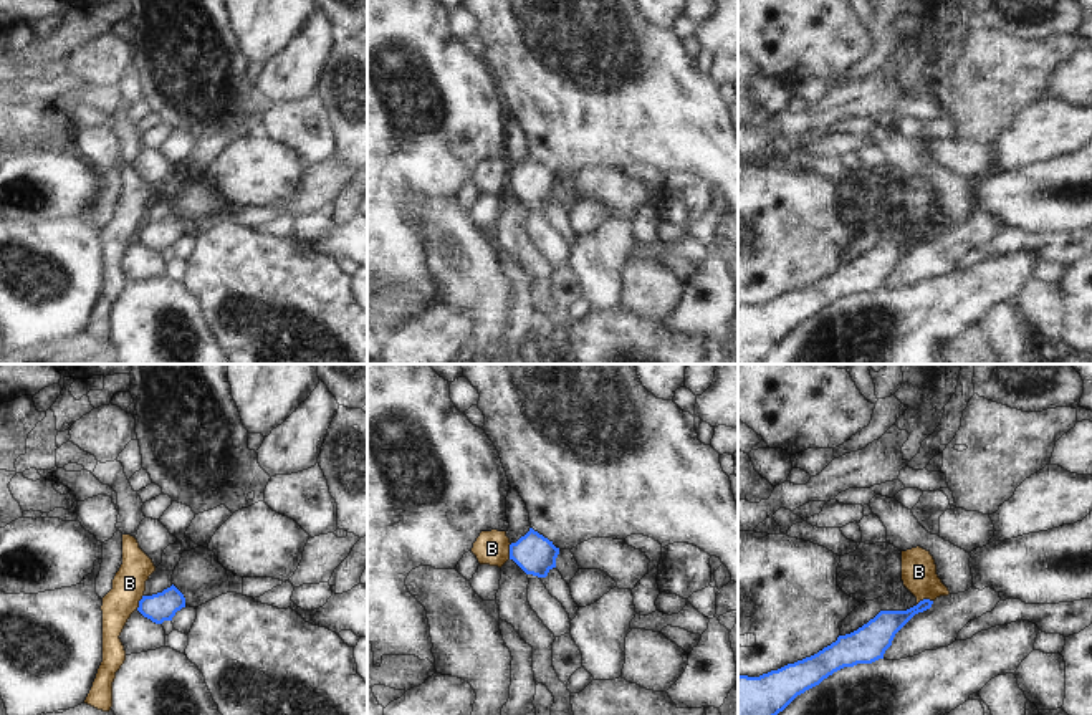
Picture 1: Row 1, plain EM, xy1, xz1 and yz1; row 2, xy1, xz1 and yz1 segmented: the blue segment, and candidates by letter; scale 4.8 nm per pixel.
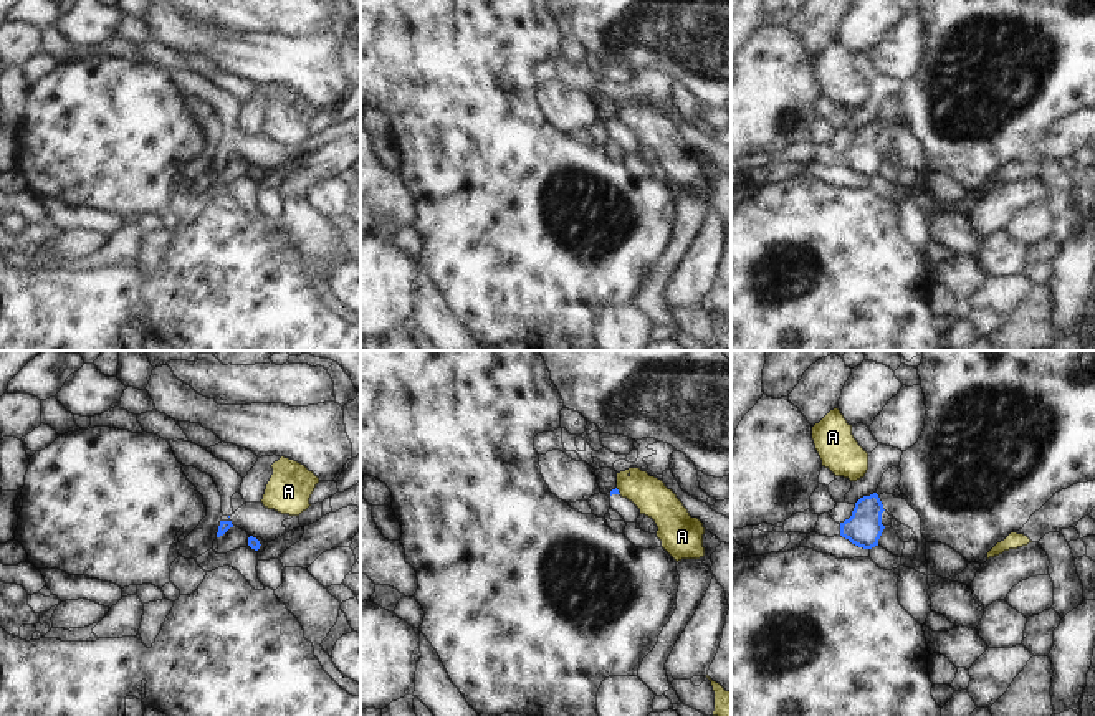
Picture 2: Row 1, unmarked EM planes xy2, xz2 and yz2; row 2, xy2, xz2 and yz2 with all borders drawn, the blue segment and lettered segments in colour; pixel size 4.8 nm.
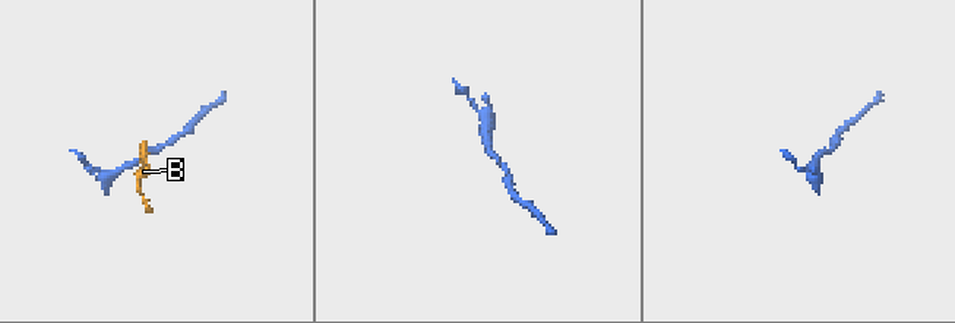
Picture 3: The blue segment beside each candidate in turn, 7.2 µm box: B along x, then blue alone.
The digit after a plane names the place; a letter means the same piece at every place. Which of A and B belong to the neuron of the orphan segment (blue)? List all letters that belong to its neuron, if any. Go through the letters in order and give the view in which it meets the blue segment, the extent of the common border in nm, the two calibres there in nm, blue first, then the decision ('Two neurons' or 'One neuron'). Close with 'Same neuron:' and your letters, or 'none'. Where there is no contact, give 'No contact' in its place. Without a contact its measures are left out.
A: Touches blue in xz2. Shared border 40 nm. Thickness 30 nm (blue) against 170 nm. Two neurons
B: Touches blue in yz1. Shared border 90 nm. Thickness 140 nm (blue) against 180 nm. Two neurons
Same neuron: none.

